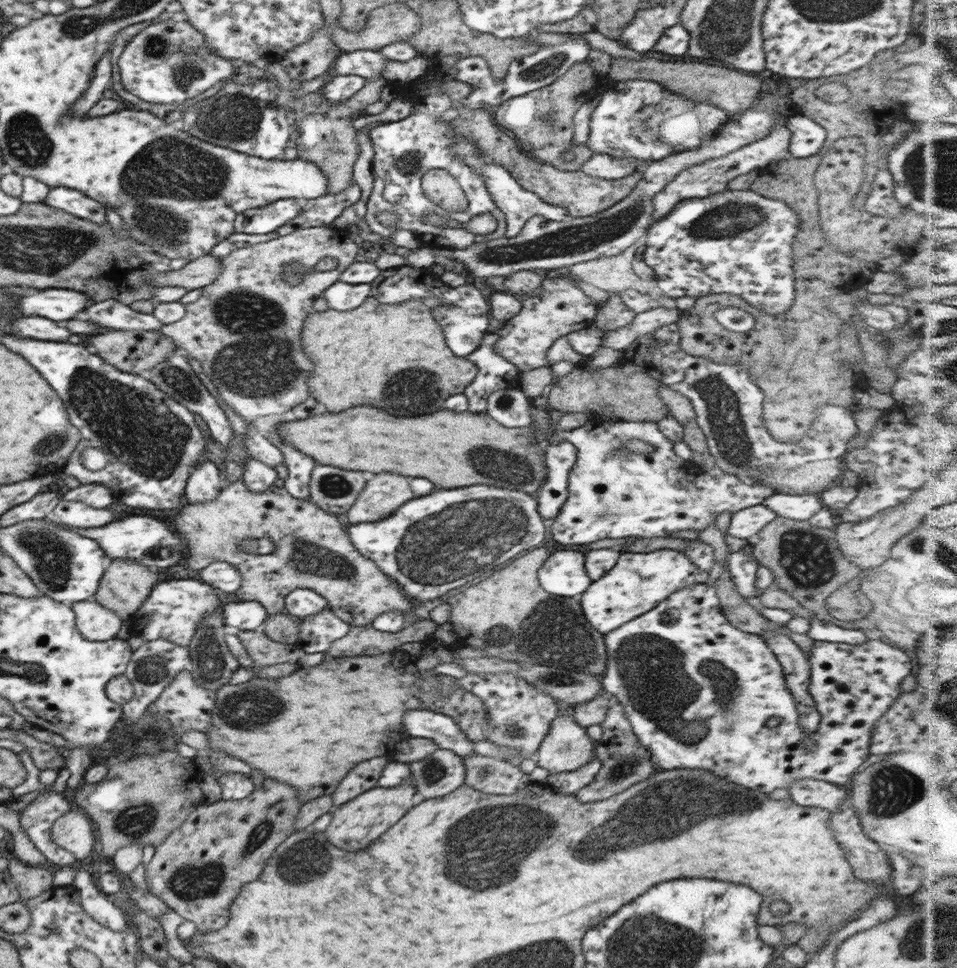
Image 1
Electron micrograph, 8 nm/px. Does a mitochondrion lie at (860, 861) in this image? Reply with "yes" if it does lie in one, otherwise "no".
no

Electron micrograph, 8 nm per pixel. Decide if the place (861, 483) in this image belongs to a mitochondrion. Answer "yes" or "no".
no

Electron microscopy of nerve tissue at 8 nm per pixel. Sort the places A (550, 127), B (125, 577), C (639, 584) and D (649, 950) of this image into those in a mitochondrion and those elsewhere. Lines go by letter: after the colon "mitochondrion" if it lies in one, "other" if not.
A: mitochondrion
B: other
C: other
D: mitochondrion

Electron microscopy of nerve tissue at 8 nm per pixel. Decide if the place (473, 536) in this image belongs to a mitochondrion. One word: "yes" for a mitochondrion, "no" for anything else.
yes

